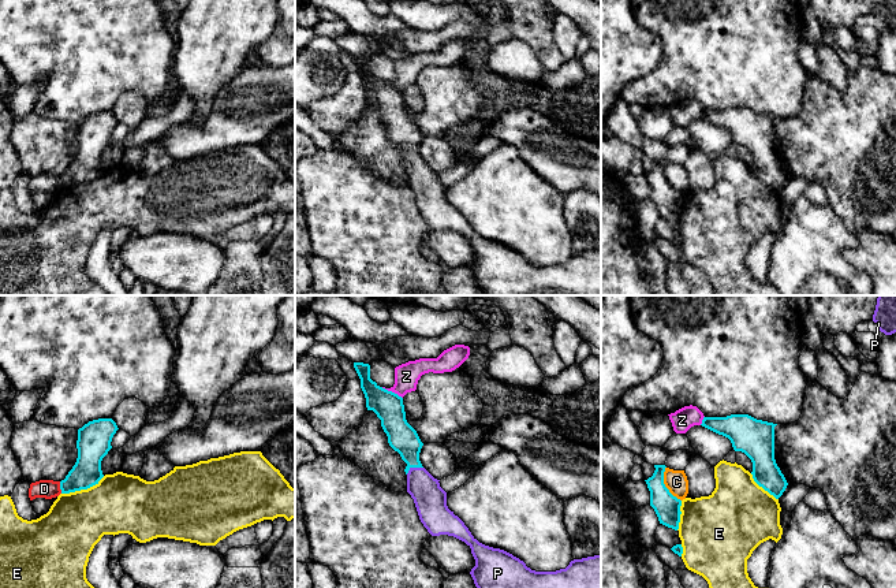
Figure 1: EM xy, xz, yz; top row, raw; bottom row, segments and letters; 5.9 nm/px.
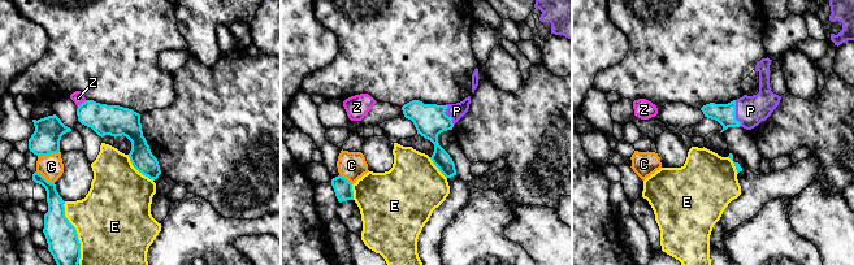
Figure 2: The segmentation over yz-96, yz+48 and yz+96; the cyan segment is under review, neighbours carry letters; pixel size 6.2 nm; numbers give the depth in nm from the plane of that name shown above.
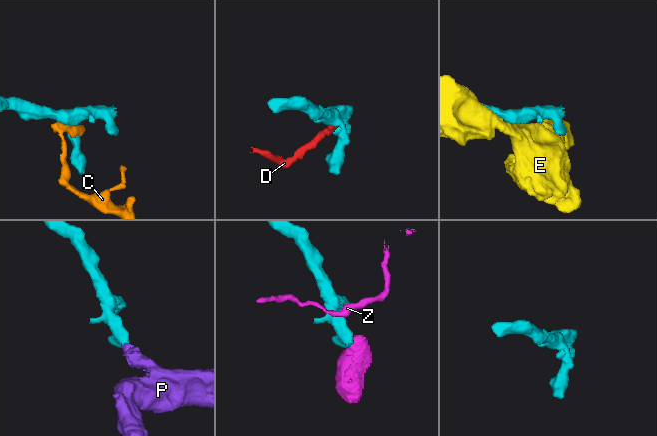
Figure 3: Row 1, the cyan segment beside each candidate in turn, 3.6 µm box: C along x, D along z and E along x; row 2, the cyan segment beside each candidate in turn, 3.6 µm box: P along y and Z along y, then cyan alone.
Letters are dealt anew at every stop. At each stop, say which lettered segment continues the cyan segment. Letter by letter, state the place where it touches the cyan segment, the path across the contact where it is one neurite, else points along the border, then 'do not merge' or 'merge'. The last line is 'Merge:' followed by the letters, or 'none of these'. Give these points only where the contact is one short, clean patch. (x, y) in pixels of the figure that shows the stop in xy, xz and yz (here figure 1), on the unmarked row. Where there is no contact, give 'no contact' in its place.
C: yz (664, 178) | do not merge
D: xy (60, 181) | do not merge
E: xy (82, 182) | do not merge
P: xz (414, 160) | across xz (402, 130), (409, 138), (414, 160), (418, 174), (430, 193) | merge
Z: xz (391, 85) | along xz (381, 81), (396, 86), (402, 92) | do not merge
Merge: P

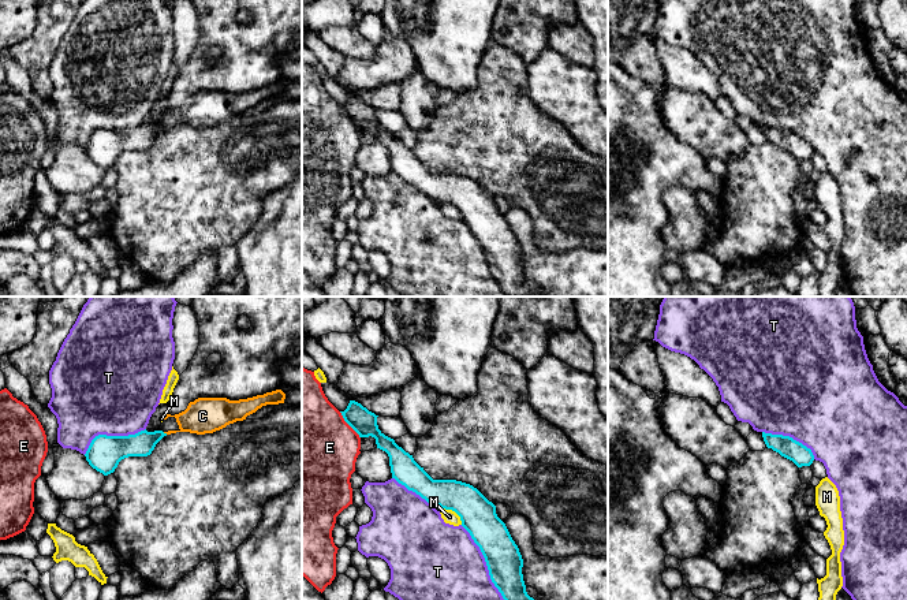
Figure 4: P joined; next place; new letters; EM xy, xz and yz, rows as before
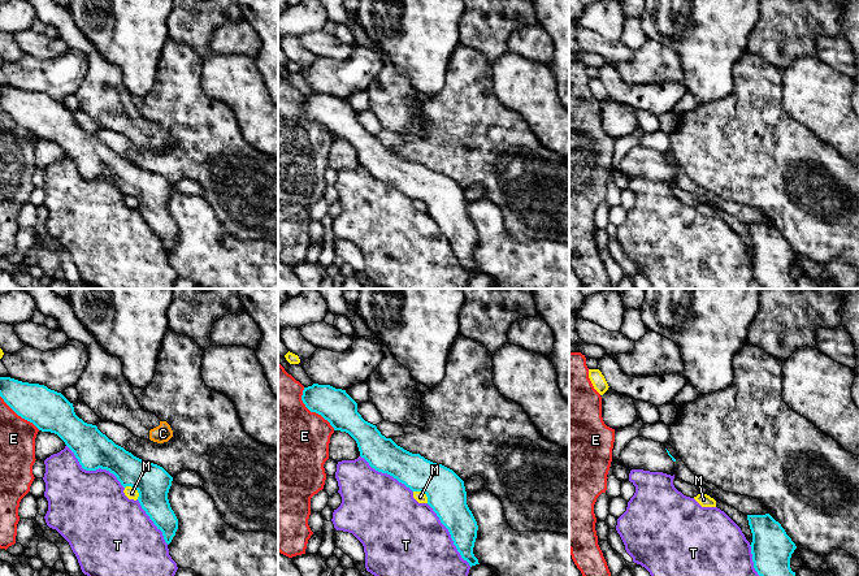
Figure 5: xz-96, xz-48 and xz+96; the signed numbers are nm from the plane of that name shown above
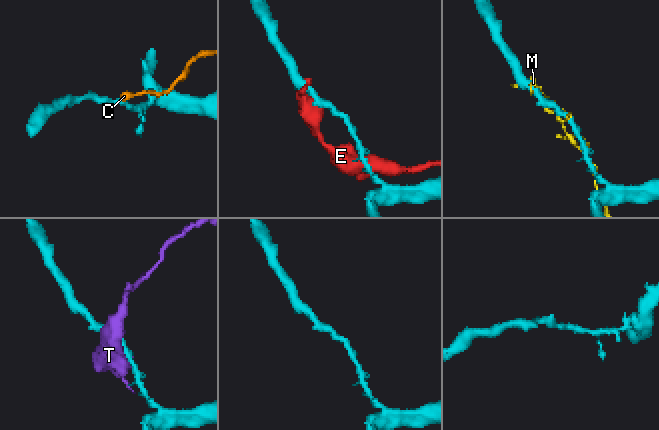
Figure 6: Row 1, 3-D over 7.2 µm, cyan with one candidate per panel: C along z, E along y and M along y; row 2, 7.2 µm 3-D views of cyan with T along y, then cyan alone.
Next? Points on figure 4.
C: xy (165, 127) | along xy (163, 126), (167, 127) | do not merge
E: xz (349, 118) | do not merge
M: xz (455, 205) | along xz (444, 201), (454, 205), (462, 217) | do not merge
T: xz (486, 257) | do not merge
Merge: none of these

